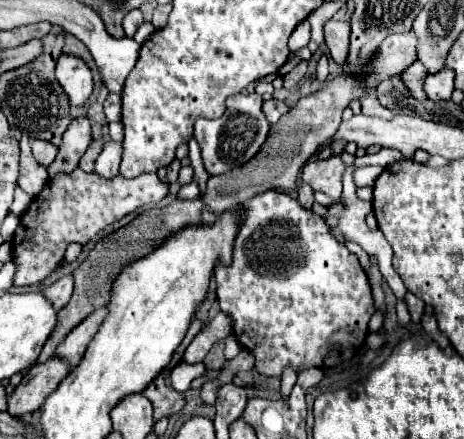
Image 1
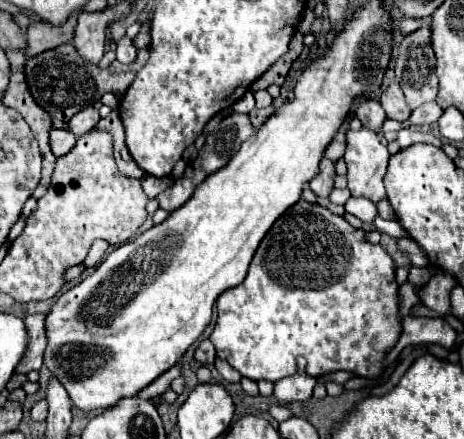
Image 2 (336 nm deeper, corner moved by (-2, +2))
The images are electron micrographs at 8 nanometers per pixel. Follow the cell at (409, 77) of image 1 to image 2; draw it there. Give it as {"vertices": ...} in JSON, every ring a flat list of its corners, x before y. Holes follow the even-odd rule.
{"vertices":[[398,82,390,84,388,90,382,92,382,96,380,96,380,104,382,104,382,108,386,110,386,114,388,114,390,120,400,120,400,122,408,120,410,108,406,108,404,102,406,102,406,100,402,98,402,90,400,90]]}

